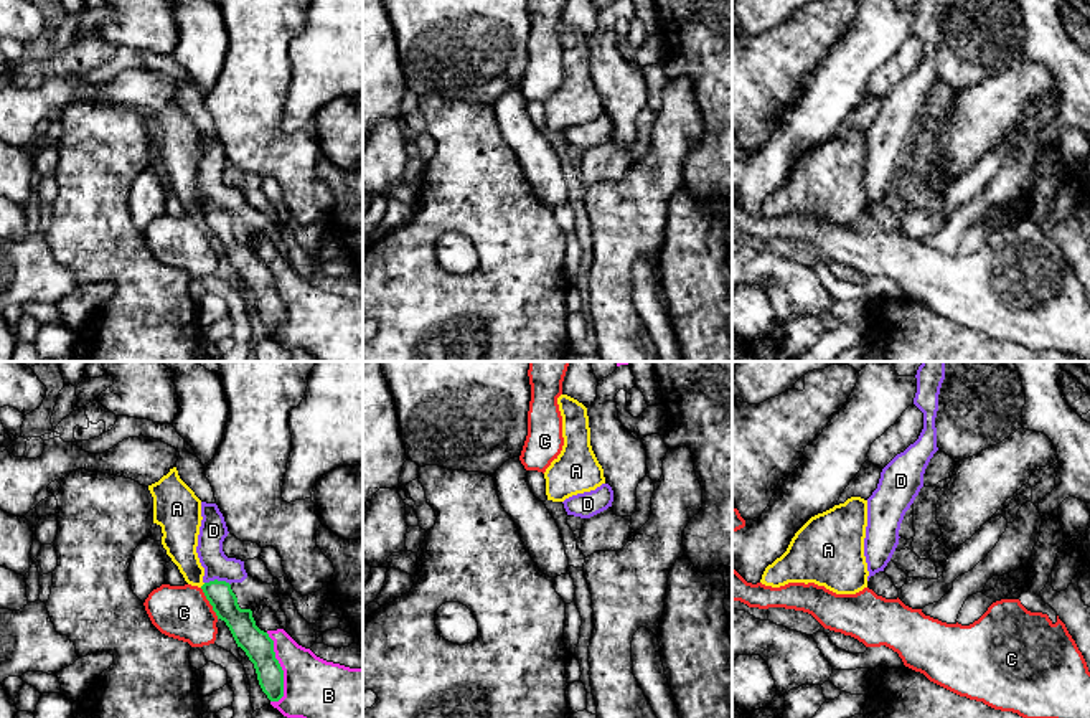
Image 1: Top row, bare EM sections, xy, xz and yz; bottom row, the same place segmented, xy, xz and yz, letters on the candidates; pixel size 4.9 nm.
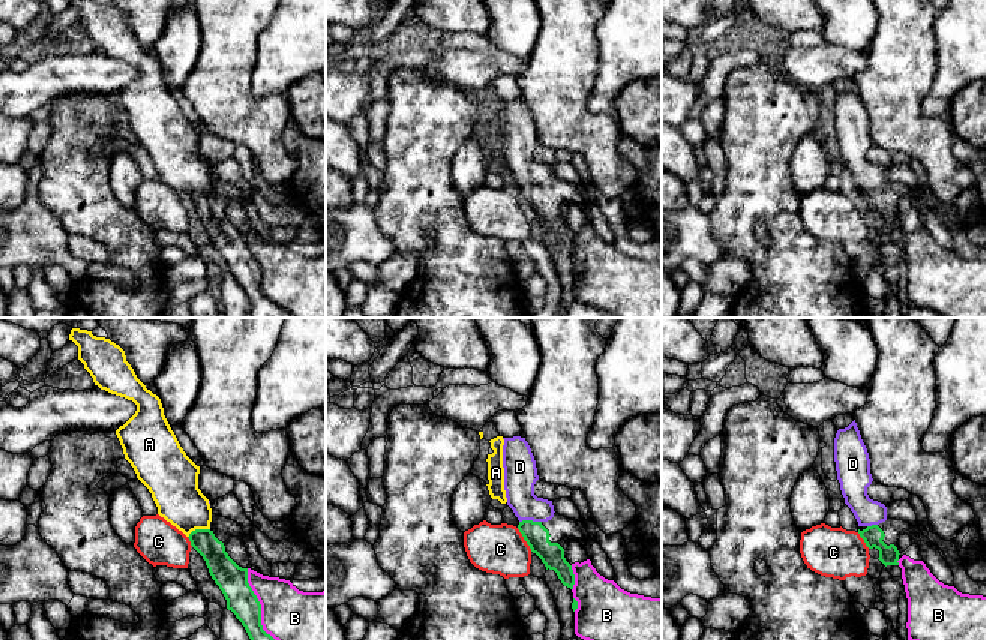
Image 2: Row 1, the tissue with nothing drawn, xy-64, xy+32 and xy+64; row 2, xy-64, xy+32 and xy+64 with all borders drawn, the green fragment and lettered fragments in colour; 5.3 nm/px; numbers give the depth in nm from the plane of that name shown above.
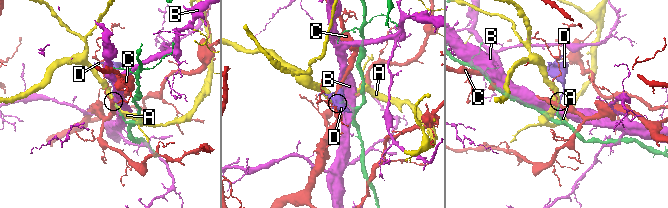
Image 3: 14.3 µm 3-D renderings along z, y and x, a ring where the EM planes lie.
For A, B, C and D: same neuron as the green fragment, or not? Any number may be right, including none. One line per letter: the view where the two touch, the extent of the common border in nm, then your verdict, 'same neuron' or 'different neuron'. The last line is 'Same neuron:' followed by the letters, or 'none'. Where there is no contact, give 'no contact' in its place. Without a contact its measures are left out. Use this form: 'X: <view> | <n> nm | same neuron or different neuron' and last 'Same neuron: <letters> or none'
A: xy | 40 nm | different neuron
B: xy | 340 nm | different neuron
C: xy | 180 nm | different neuron
D: xy | 130 nm | same neuron
Same neuron: D

